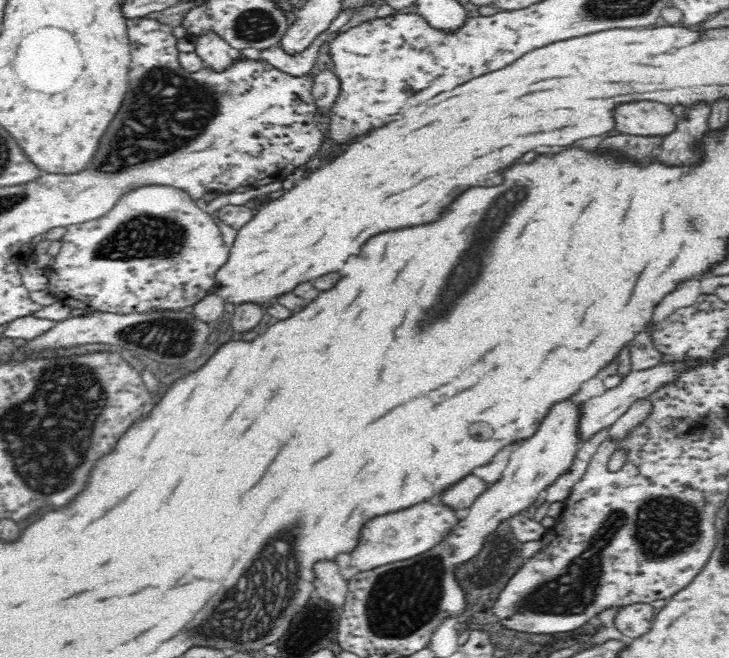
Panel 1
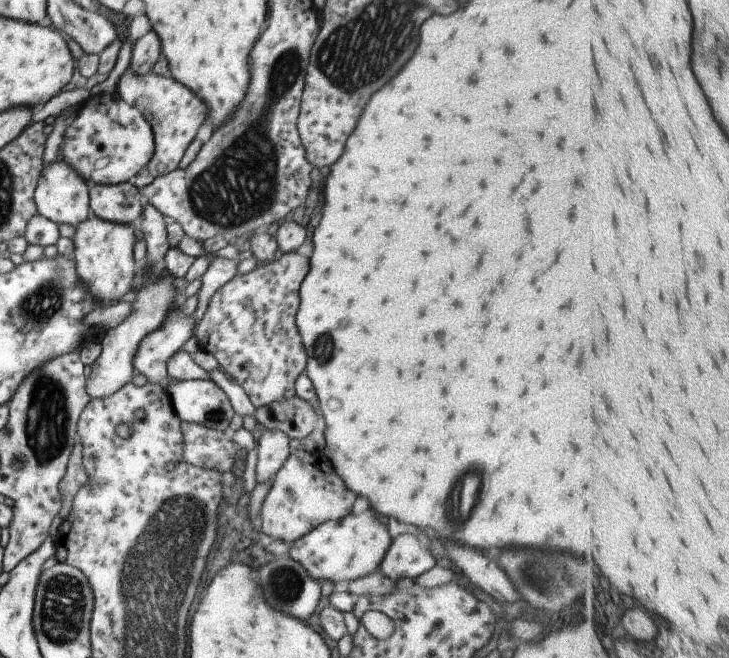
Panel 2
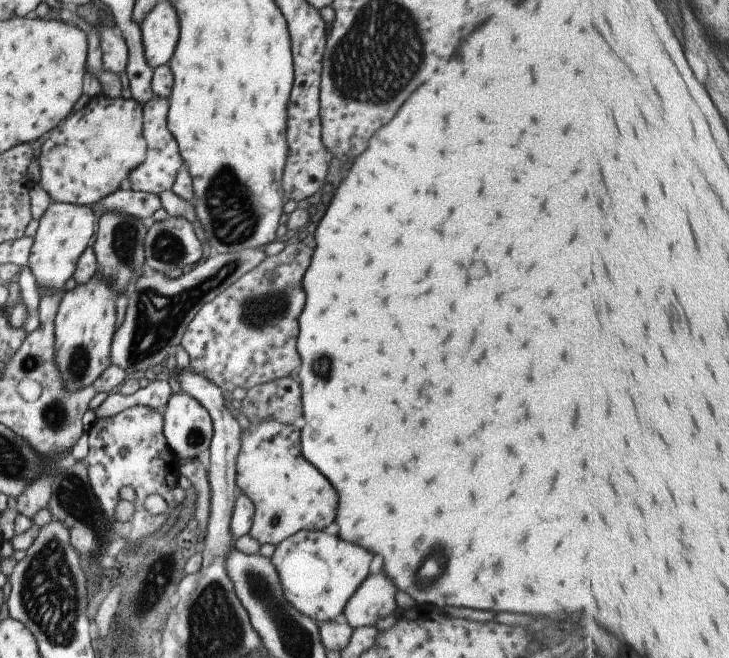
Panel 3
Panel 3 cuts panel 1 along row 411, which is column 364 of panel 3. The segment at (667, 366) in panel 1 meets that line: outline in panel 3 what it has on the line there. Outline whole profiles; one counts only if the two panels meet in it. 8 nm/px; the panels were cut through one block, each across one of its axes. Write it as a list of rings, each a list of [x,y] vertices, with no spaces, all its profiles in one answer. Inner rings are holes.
[[[383,569],[378,573],[368,575],[357,587],[357,590],[349,597],[341,617],[352,629],[374,626],[379,618],[392,614],[393,609],[396,607],[395,599],[393,598],[395,589],[393,580],[389,578]]]

